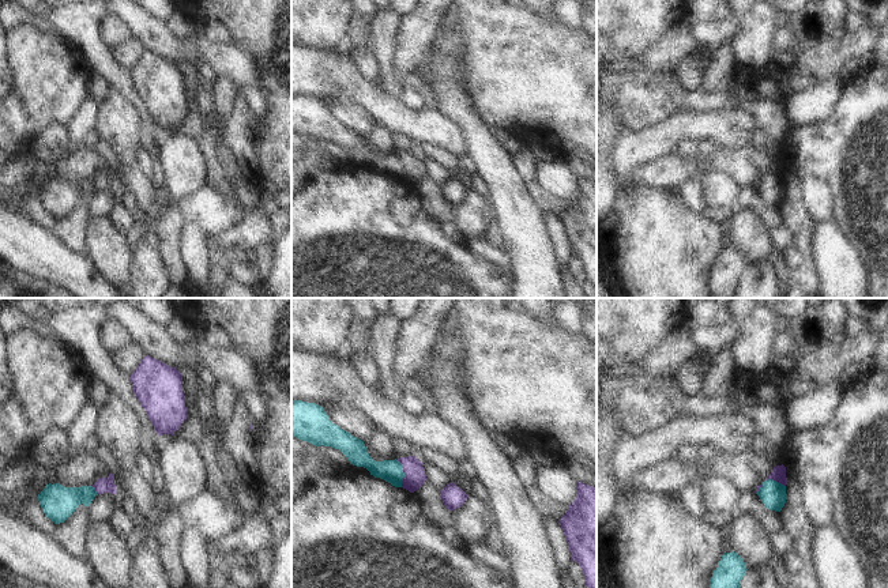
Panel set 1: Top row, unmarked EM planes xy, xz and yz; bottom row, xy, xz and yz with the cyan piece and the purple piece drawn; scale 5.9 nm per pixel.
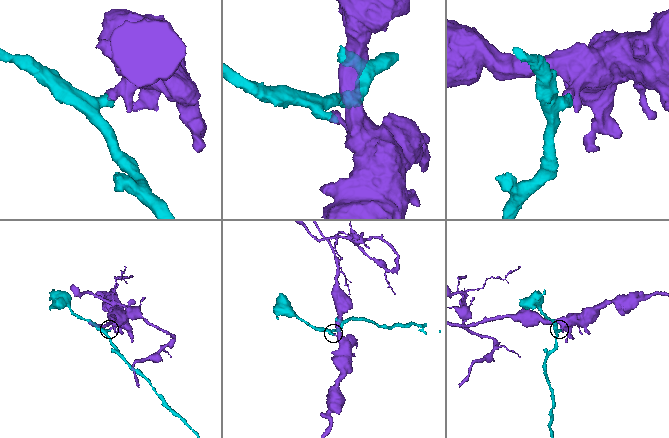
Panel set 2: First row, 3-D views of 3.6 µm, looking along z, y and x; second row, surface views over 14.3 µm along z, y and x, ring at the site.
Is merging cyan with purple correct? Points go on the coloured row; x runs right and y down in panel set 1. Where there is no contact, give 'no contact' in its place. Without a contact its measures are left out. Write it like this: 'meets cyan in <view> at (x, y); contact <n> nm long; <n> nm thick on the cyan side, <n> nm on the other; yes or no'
meets cyan in xz at (403, 474); contact 160 nm long; 140 nm thick on the cyan side, 130 nm on the other; no

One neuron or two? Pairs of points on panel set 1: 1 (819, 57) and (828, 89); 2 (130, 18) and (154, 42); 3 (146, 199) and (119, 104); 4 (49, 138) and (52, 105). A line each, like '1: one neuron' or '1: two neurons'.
1: two neurons
2: one neuron
3: one neuron
4: two neurons

